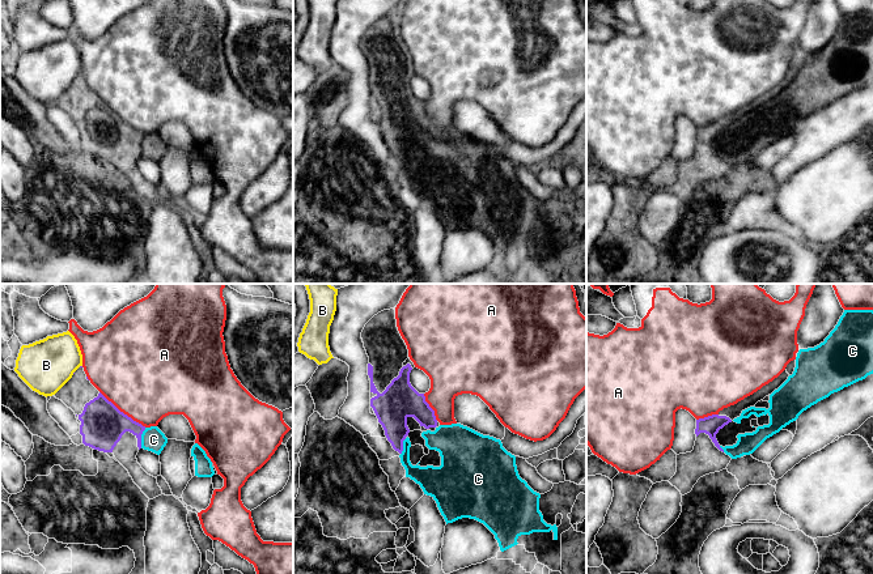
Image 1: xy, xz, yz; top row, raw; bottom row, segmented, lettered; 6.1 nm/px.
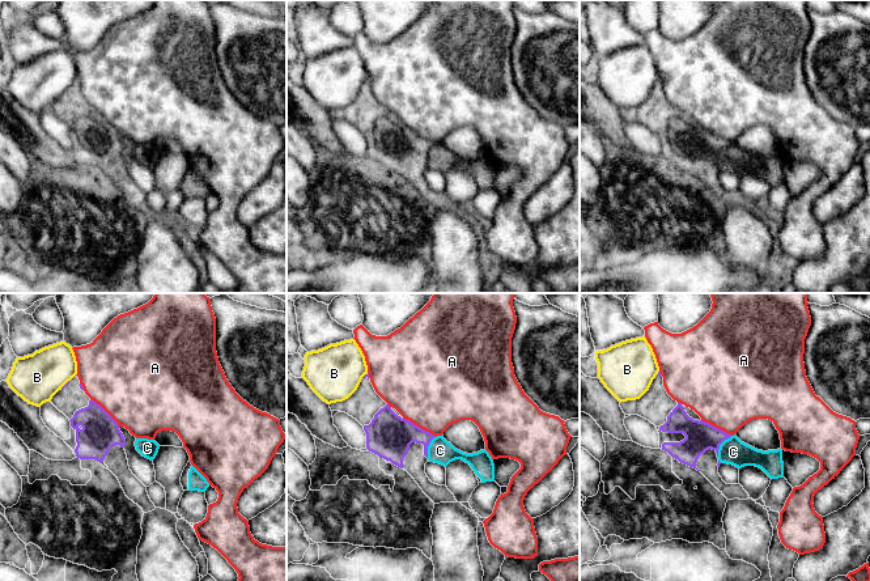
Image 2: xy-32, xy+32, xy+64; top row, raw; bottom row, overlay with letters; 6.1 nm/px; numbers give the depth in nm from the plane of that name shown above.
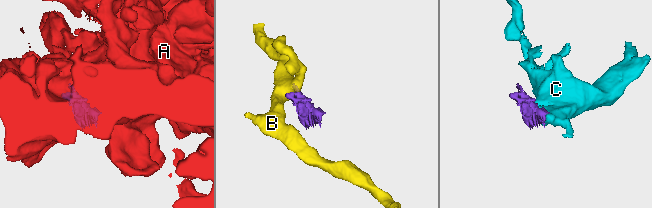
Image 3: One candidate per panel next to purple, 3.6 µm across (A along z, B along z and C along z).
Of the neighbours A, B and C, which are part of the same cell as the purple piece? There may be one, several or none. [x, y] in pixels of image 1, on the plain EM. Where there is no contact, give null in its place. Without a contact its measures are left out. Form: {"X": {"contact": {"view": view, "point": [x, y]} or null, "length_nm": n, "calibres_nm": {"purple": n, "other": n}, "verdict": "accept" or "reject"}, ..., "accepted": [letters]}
{"A": {"contact": {"view": "xy", "point": [122, 119]}, "length_nm": 360, "calibres_nm": {"purple": 280, "other": 500}, "verdict": "reject"}, "B": {"contact": null, "verdict": "reject"}, "C": {"contact": {"view": "xy", "point": [140, 145]}, "length_nm": 130, "calibres_nm": {"purple": 280, "other": 150}, "verdict": "accept"}, "accepted": ["C"]}

